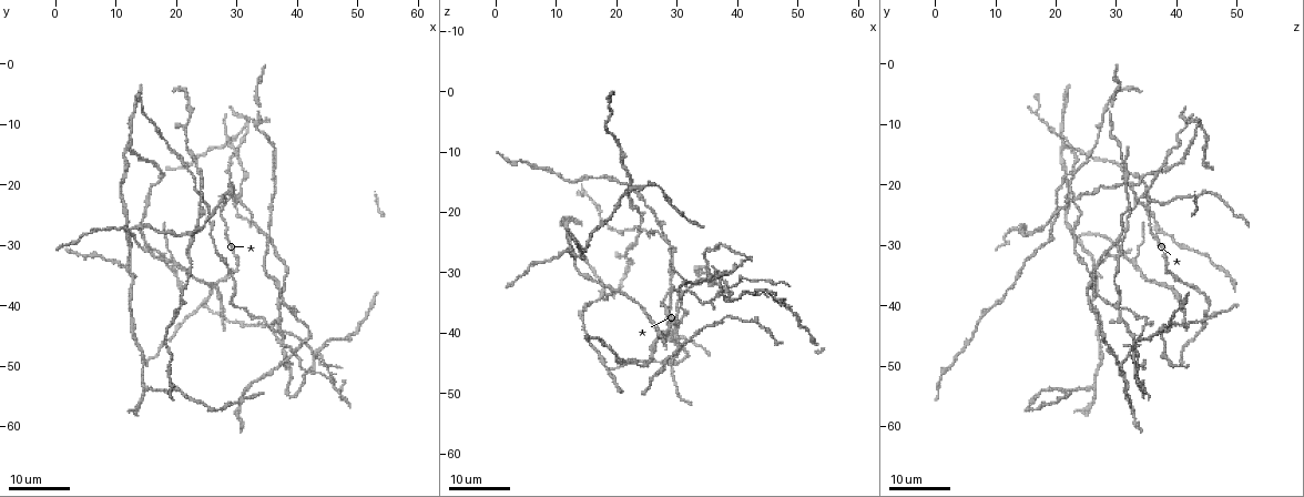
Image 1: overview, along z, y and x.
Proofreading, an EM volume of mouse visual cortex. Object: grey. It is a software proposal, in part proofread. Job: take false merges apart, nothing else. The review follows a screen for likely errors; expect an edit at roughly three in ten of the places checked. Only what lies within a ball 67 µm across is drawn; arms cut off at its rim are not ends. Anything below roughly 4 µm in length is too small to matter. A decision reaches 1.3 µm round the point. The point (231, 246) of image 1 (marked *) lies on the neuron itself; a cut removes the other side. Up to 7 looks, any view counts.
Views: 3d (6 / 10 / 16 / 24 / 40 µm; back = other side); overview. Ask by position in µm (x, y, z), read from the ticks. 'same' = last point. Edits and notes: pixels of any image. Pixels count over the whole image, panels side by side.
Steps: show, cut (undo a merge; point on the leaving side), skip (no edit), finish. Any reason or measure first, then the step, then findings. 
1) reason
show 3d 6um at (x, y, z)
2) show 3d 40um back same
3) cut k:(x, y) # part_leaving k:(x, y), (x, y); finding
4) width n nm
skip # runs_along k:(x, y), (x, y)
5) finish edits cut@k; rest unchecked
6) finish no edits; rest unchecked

three arms meet
show 3d 16um at (30.0, 22.5, 33.5)

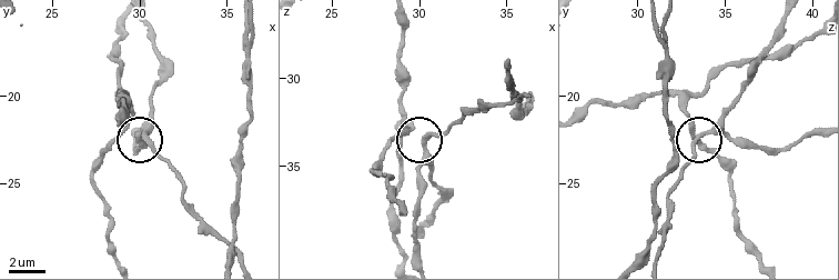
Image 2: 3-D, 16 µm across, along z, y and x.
closer look
show 3d 6um at (30.3, 22.3, 33.6)

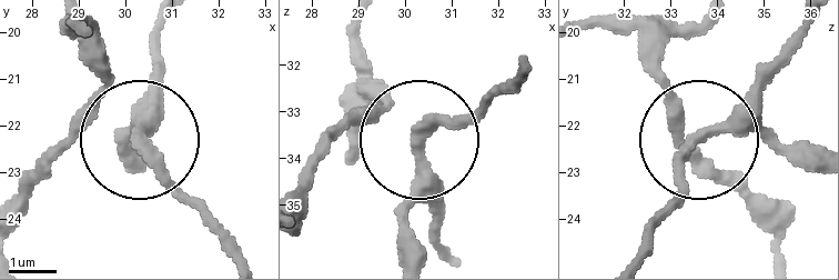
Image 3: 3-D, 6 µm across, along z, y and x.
width 230 nm
skip # one neuron here

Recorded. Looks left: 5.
four-way junction
show 3d 24um at (37.5, 46.0, 33.5)

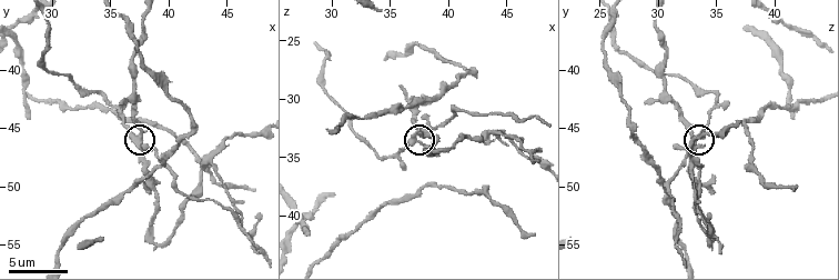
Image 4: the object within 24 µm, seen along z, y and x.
show 3d 10um at (37.2, 46.0, 33.0)

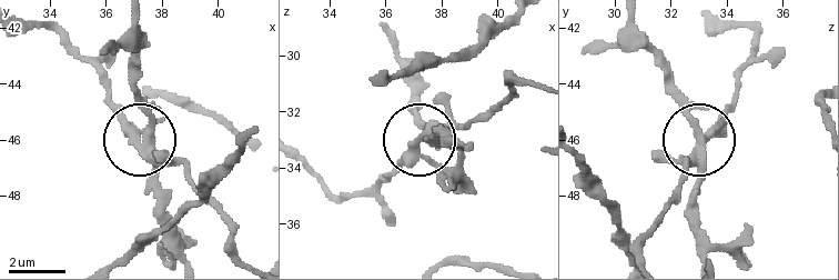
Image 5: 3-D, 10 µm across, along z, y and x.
closer look
show 3d 6um at (37.1, 46.1, 33.1)

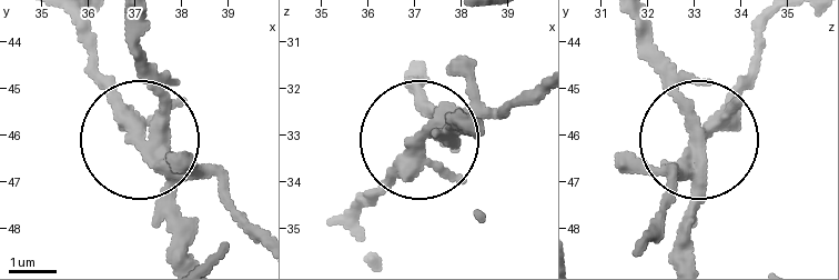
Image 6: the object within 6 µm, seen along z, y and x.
side_arm 57 um
cut 6:(221, 196) # part_leaving 6:(154, 152), (74, 26); a second neuron is stuck on

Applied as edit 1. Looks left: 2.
finish edits cut@6; rest unchecked

